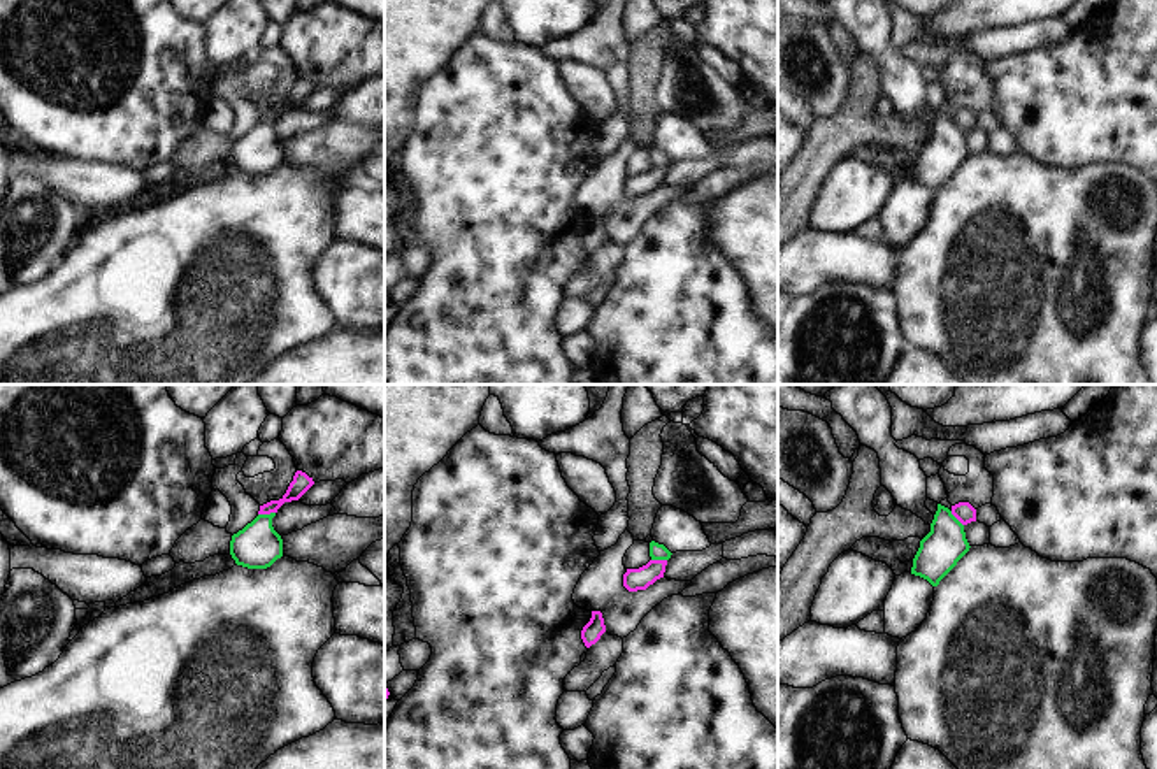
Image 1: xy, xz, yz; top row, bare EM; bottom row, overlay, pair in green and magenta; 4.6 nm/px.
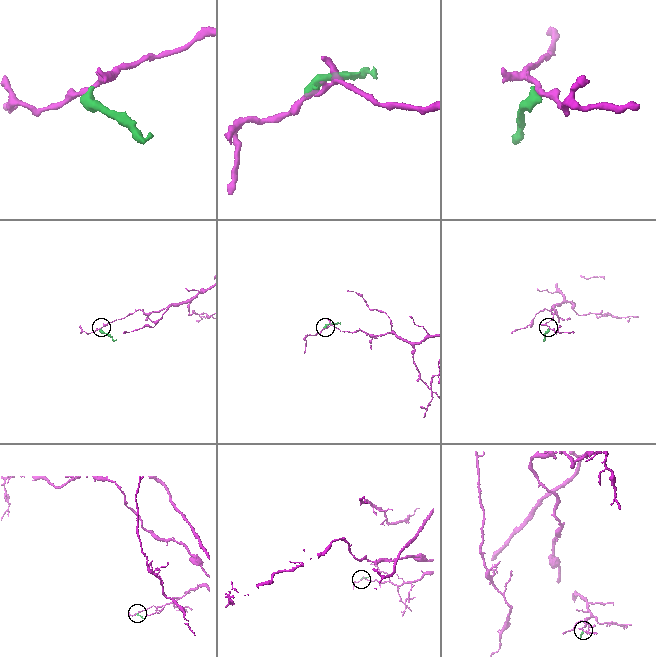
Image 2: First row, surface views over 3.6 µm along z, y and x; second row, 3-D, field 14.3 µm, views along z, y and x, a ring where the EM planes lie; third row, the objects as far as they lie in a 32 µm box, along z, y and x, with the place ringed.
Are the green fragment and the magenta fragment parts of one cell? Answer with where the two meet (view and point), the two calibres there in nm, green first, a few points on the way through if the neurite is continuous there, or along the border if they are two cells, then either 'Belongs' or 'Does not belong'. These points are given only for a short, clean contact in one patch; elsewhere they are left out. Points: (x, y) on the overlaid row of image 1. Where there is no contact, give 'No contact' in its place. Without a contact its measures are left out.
Touches green at xy (265, 515). Thickness 200 nm (green) against 90 nm. Boundary: xy (274, 511), (258, 515). Does not belong.

